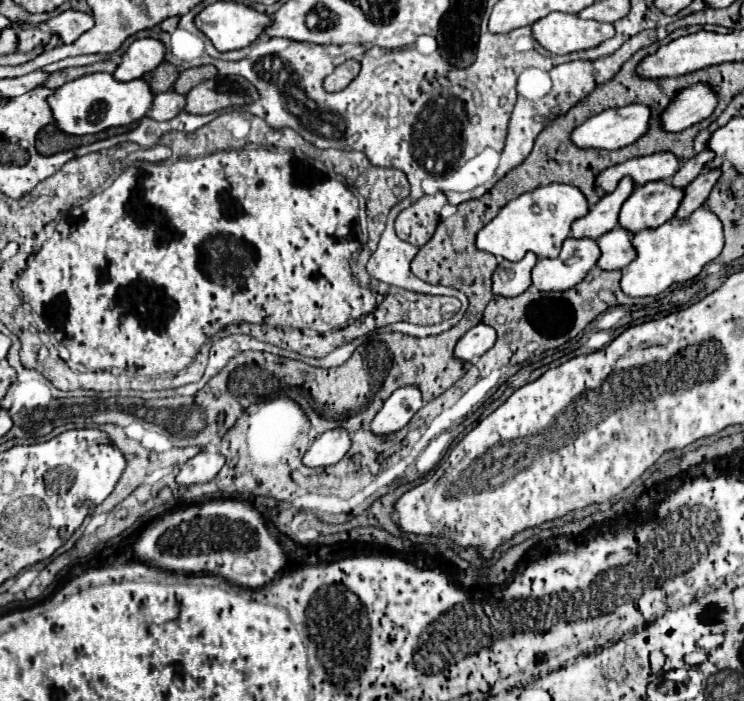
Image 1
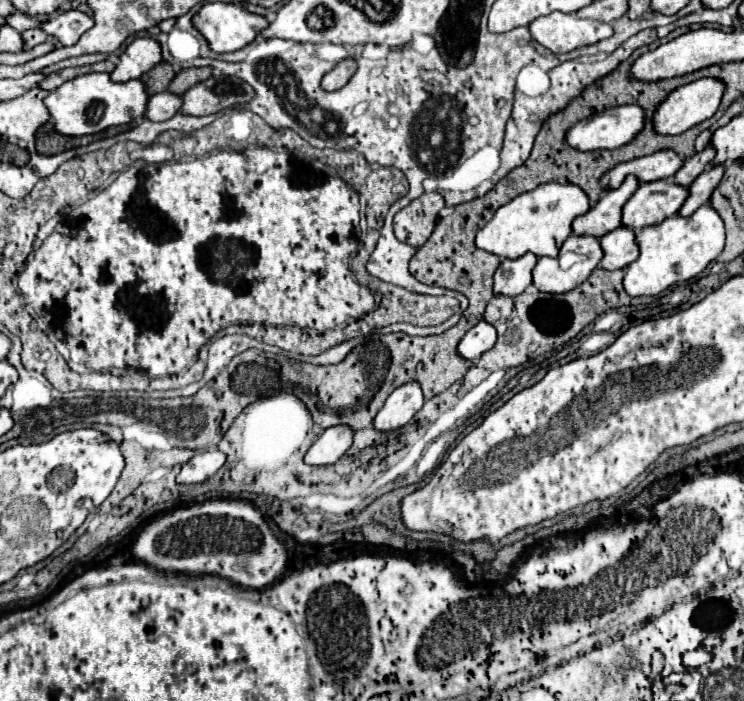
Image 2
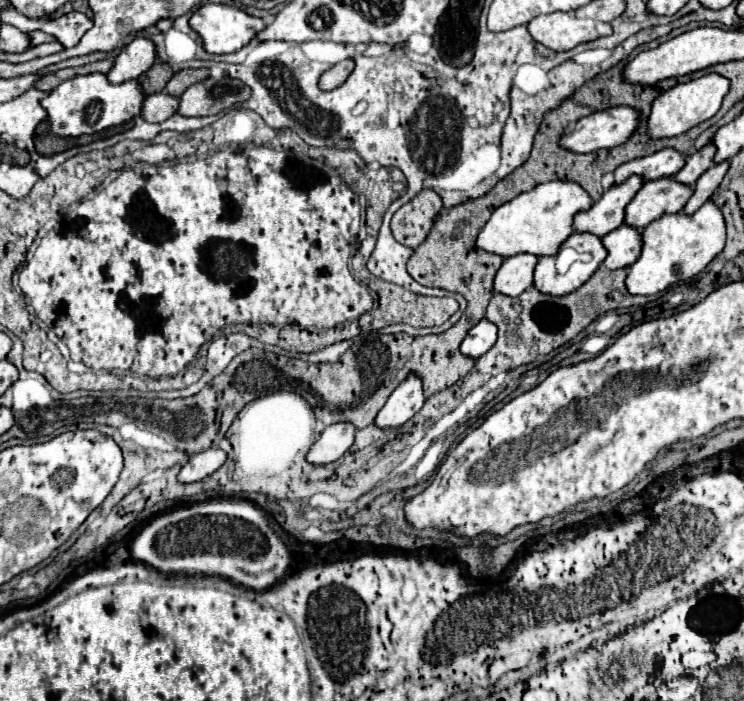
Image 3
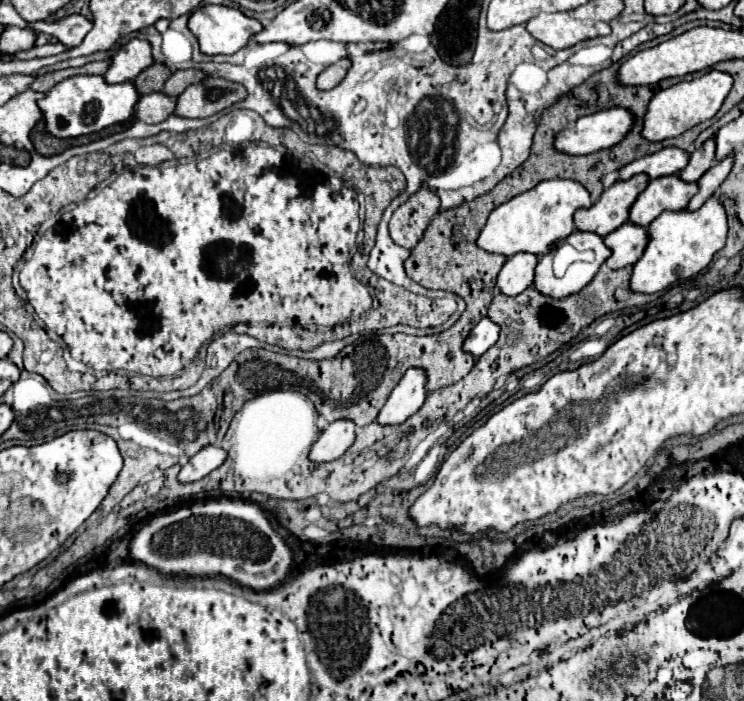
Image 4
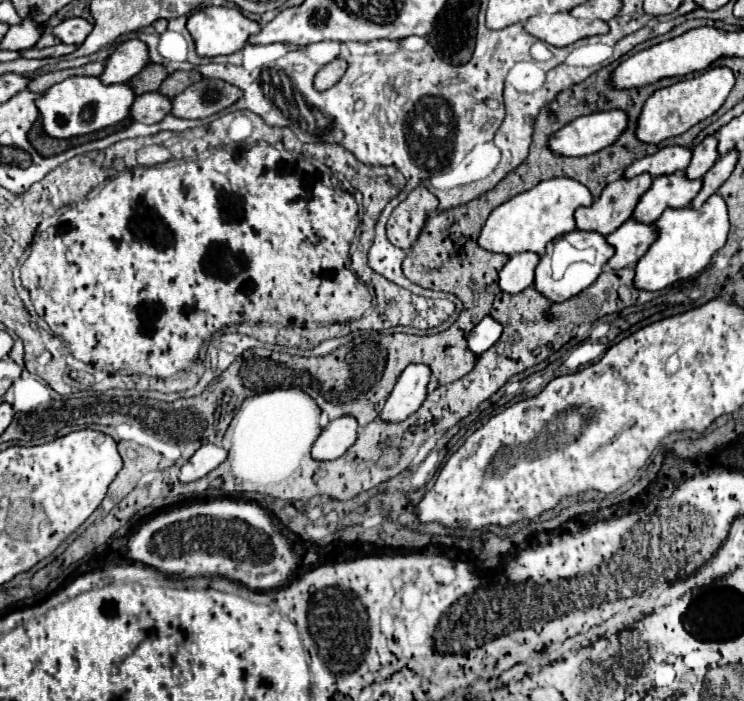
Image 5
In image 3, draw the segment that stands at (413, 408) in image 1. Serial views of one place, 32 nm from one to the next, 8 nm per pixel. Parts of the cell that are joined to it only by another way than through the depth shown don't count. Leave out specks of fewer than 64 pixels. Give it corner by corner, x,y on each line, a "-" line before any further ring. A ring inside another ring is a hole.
410,374
386,400
384,408
378,412
374,424
378,428
398,428
404,426
422,406
424,406
424,394
422,394
422,380
414,374

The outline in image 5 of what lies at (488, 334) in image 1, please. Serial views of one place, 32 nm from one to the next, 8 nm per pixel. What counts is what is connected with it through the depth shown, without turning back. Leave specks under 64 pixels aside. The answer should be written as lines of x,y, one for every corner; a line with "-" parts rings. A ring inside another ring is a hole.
486,316
468,334
468,342
466,342
468,344
468,350
474,352
476,356
480,356
492,344
496,344
496,340
500,338
500,334
502,334
502,326
496,320
492,320
490,316

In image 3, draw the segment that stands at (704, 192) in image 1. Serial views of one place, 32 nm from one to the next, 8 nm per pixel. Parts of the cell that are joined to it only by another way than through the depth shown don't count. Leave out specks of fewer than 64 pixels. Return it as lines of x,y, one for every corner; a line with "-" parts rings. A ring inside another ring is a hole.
720,162
720,164
714,164
712,168
708,168
694,184
694,194
692,198
688,200
688,204
682,208
682,214
690,216
692,212
696,212
704,202
708,202
712,198
712,194
716,192
716,188
720,186
724,174
728,170
728,162

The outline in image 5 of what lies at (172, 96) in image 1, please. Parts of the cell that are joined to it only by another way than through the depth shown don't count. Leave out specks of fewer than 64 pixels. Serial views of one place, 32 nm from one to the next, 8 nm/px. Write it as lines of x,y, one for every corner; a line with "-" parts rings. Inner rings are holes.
148,92
148,94
140,94
136,98
136,102
132,104
130,116
136,122
144,122
144,124
156,124
160,120
164,120
164,116
168,116
172,110
172,100
160,92

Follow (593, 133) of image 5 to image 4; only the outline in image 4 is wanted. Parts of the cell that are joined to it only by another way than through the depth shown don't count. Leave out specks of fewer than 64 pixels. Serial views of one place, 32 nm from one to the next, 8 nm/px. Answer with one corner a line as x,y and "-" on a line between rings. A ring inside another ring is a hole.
626,108
600,110
578,118
570,128
562,130
554,146
566,154
592,154
602,148
612,148
632,130
632,112

